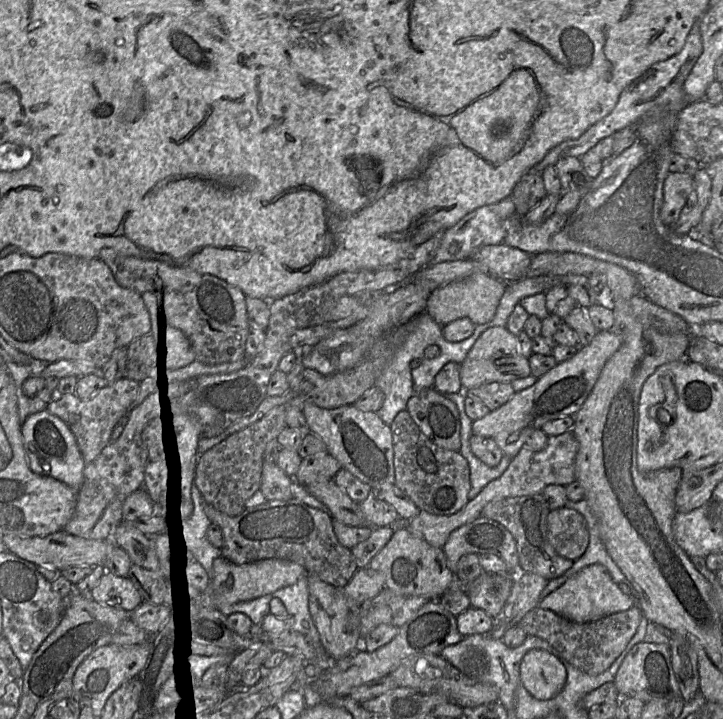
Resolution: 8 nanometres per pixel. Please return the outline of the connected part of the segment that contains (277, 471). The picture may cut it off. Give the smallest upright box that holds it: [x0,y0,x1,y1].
[261,462,295,500]

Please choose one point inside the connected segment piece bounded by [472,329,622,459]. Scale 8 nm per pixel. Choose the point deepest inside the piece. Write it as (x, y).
(561, 392)

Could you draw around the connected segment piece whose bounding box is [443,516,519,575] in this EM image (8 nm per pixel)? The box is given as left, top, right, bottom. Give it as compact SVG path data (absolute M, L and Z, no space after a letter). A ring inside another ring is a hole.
M478 517L450 535L443 547L448 568L455 575L458 561L465 554L494 554L502 558L510 574L519 573L516 541L511 532L499 522Z

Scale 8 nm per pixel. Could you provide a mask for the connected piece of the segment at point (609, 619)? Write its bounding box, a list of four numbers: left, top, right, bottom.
[518,604,643,675]

